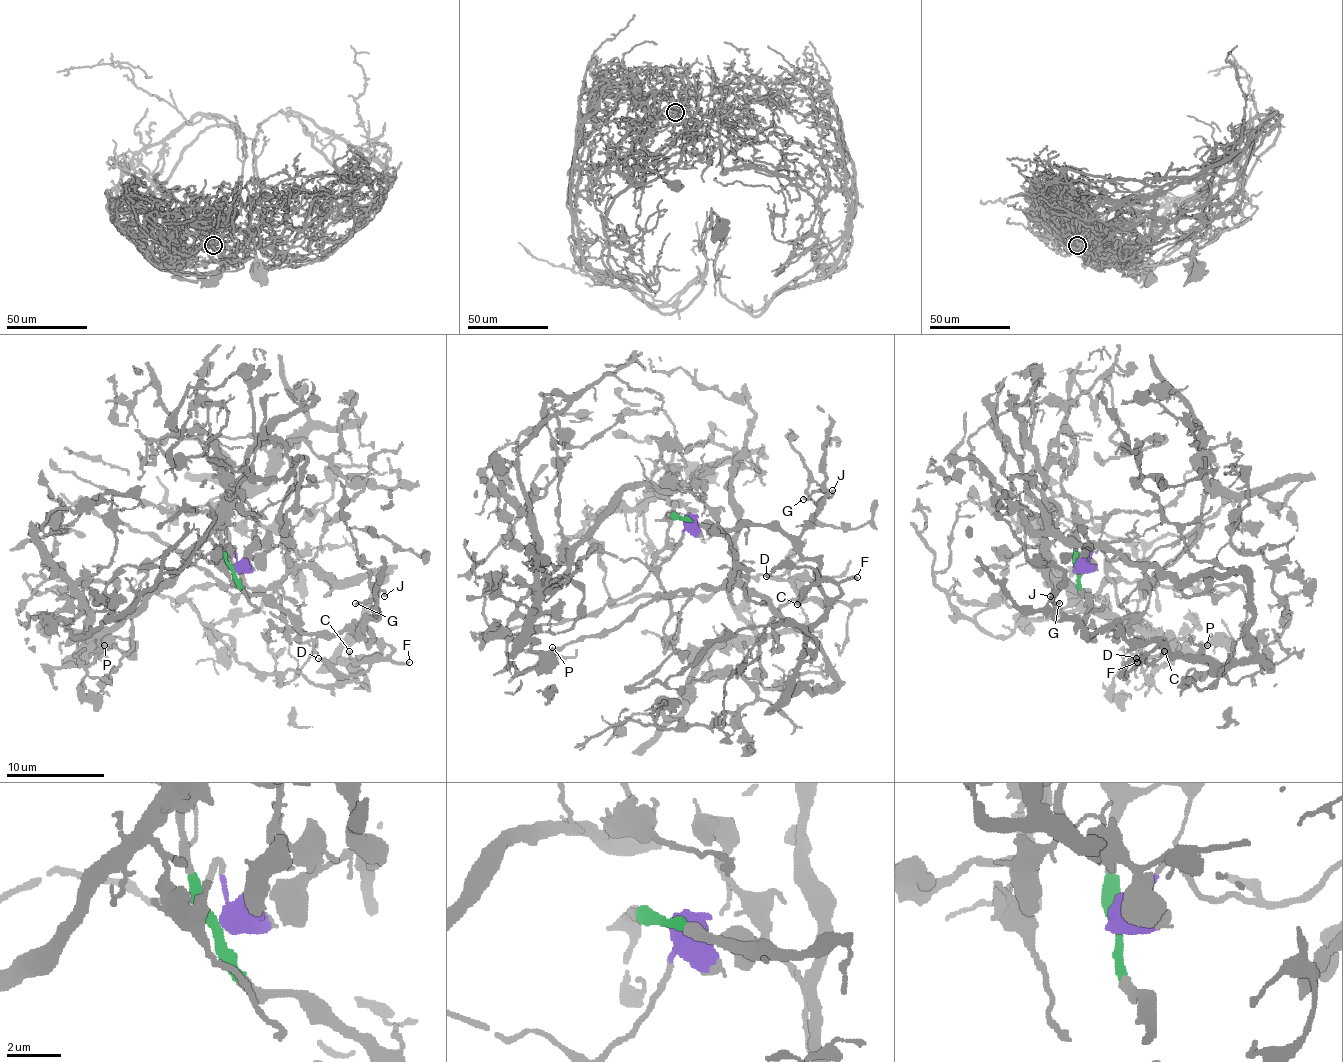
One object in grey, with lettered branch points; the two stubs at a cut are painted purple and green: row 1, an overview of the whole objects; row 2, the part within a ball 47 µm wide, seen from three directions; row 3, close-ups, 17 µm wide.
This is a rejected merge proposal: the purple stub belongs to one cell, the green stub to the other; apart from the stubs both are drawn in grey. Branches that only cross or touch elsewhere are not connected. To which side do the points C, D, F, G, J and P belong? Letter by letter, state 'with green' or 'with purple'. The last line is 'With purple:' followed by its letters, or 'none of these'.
C: with green
D: with green
F: with green
G: with green
J: with green
P: with purple
With purple: P

